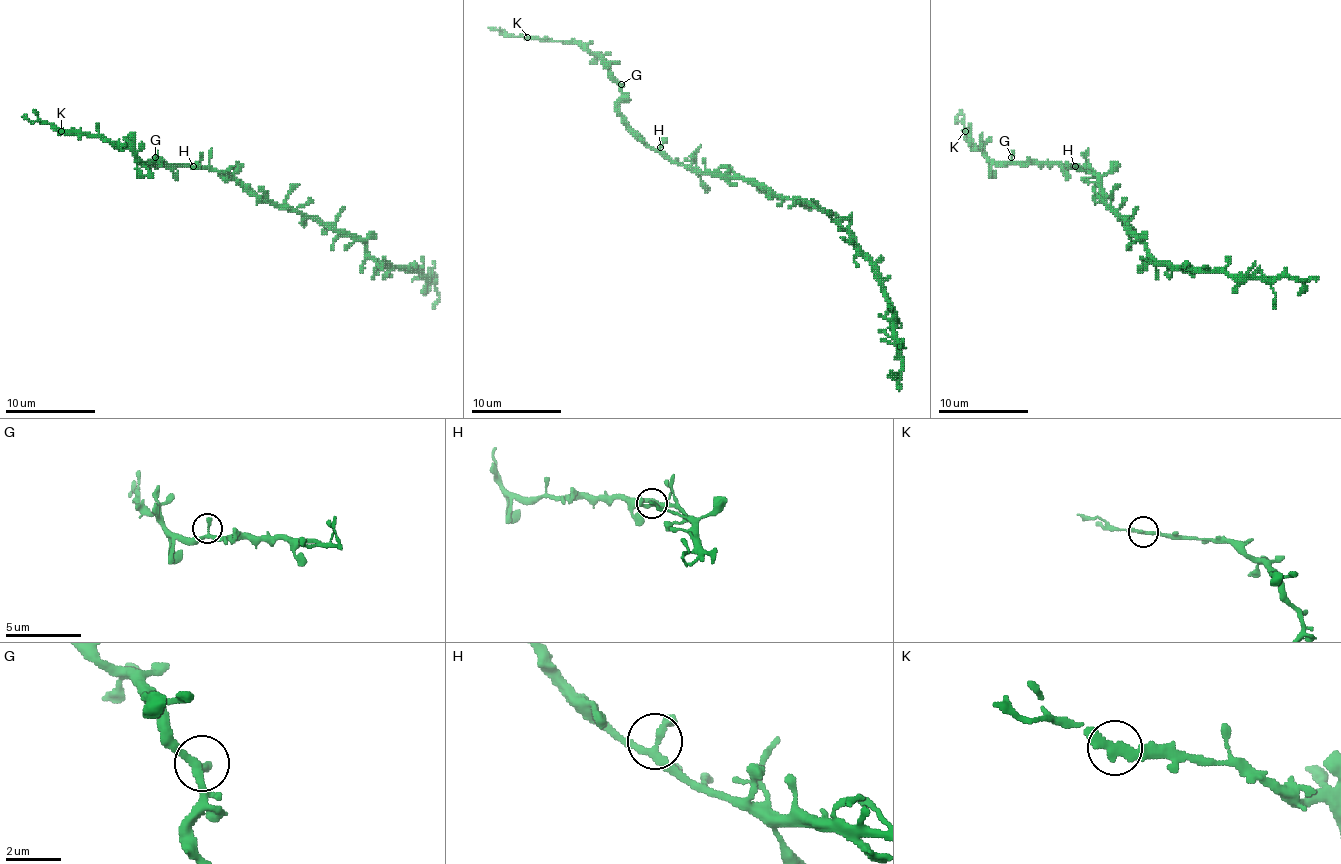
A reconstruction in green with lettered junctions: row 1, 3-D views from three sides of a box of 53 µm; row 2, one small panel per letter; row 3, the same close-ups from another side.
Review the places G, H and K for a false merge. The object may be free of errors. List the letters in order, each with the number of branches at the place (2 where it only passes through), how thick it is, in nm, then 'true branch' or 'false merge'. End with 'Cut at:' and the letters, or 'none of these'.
G: branches 2; calibre 280 nm; true branch
H: branches 2; calibre 320 nm; true branch
K: branches 2; calibre 300 nm; true branch
Cut at: none of these

